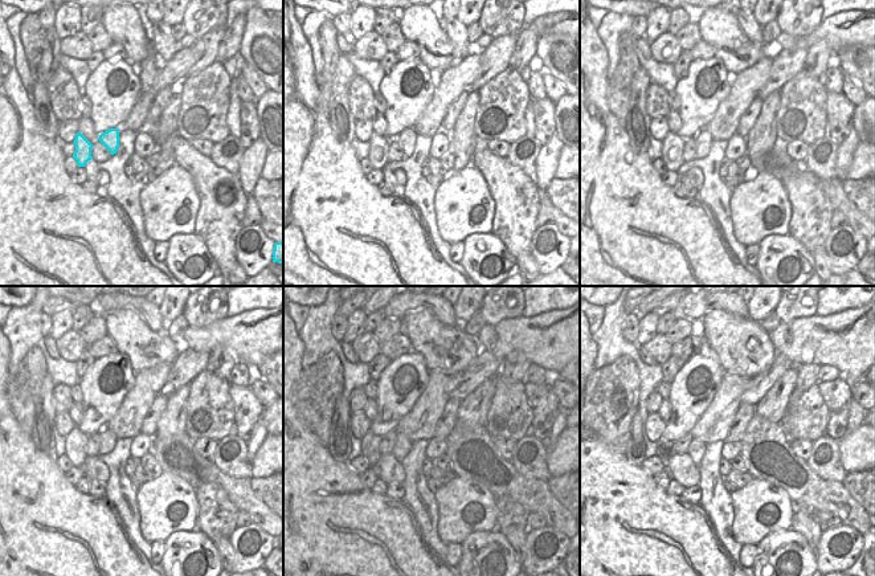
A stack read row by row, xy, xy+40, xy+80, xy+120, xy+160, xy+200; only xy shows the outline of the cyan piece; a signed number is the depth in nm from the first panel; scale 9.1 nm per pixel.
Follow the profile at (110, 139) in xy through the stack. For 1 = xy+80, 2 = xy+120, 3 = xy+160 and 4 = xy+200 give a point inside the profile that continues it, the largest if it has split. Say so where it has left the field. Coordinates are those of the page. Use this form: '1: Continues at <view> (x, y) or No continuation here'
1: Continues at xy+80 (703, 139)
2: Continues at xy+120 (107, 440)
3: Continues at xy+160 (403, 445)
4: Continues at xy+200 (696, 449)

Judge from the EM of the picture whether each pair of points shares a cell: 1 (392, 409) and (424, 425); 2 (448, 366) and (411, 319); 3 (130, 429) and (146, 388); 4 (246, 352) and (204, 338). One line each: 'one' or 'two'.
1: two
2: one
3: one
4: one

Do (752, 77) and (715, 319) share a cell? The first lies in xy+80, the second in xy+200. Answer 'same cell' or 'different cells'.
different cells

